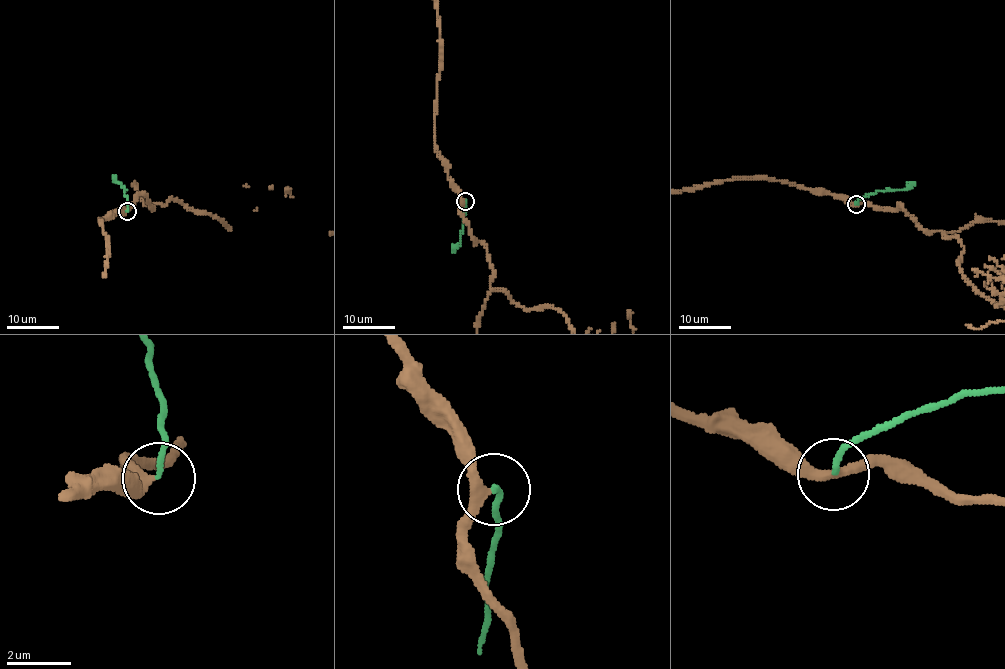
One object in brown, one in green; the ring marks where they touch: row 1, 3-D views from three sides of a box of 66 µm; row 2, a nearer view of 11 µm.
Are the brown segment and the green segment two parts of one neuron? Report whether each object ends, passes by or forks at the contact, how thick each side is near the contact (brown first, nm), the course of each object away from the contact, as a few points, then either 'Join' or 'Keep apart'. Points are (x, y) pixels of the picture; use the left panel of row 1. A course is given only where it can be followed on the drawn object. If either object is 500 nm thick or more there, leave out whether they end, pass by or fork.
At the ring brown passes by. At the ring green ends. Thickness 280 nm (brown) against 150 nm. Course of green: (127, 211), (125, 190), (112, 176). Join

